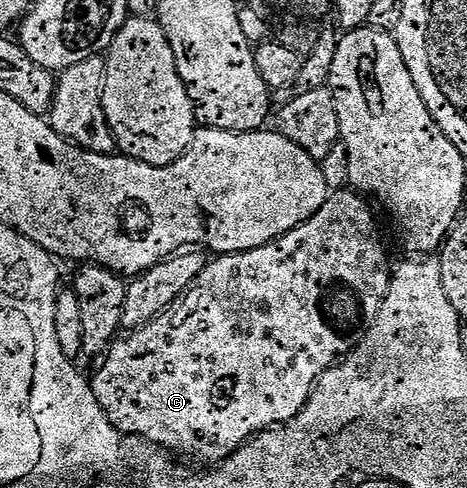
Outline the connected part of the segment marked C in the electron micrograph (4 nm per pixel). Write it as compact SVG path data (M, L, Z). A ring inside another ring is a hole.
M351 192L340 193L337 197L335 194L310 221L268 245L241 253L226 253L209 260L208 266L200 273L200 282L193 285L183 298L184 314L180 321L175 321L173 314L166 312L149 325L124 335L128 337L121 336L111 342L106 353L108 358L97 371L96 377L91 378L91 382L94 395L106 399L108 418L121 433L143 437L152 445L161 446L176 455L185 453L196 461L204 461L209 457L212 463L224 463L257 435L265 433L267 429L289 424L299 413L304 412L321 378L337 364L338 359L355 350L352 348L360 341L360 325L371 326L377 320L393 279L394 270L388 266L388 253L380 242L376 217L371 207L364 202L367 200L359 192Z

